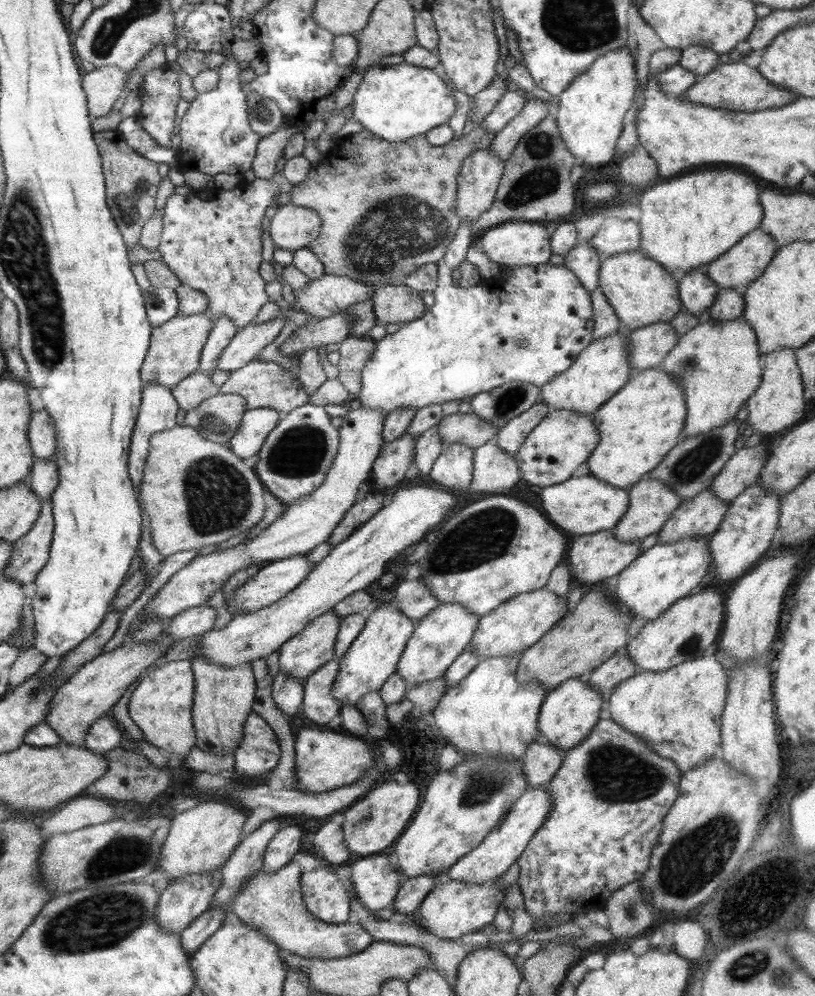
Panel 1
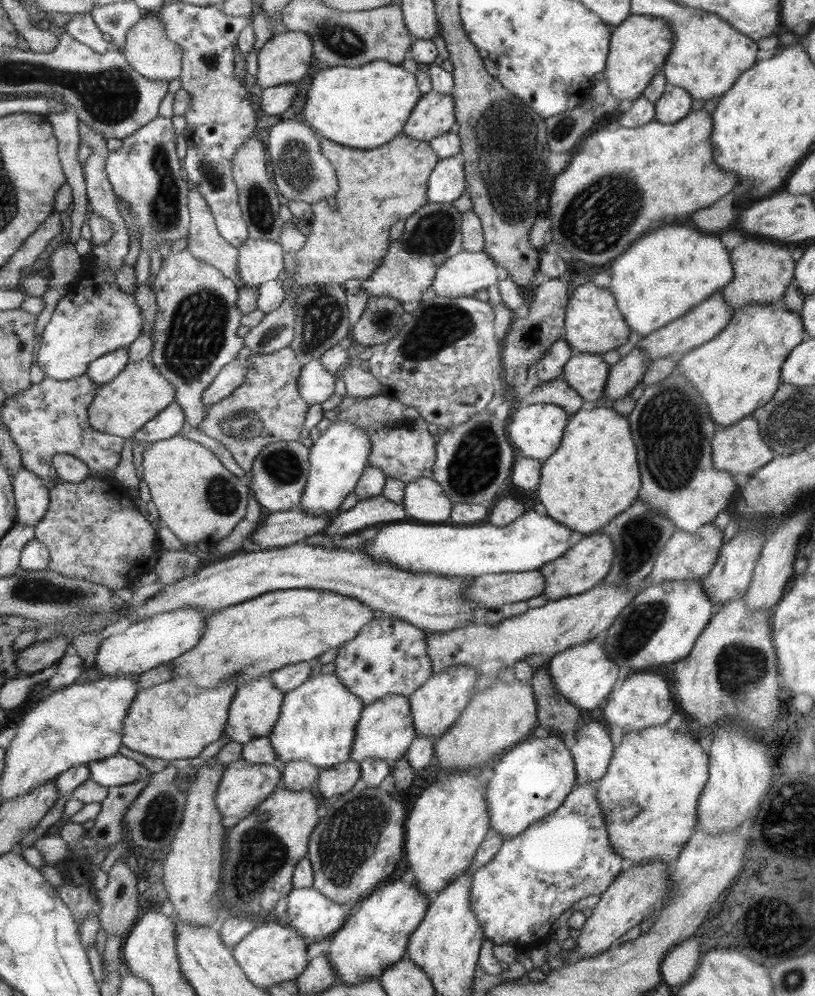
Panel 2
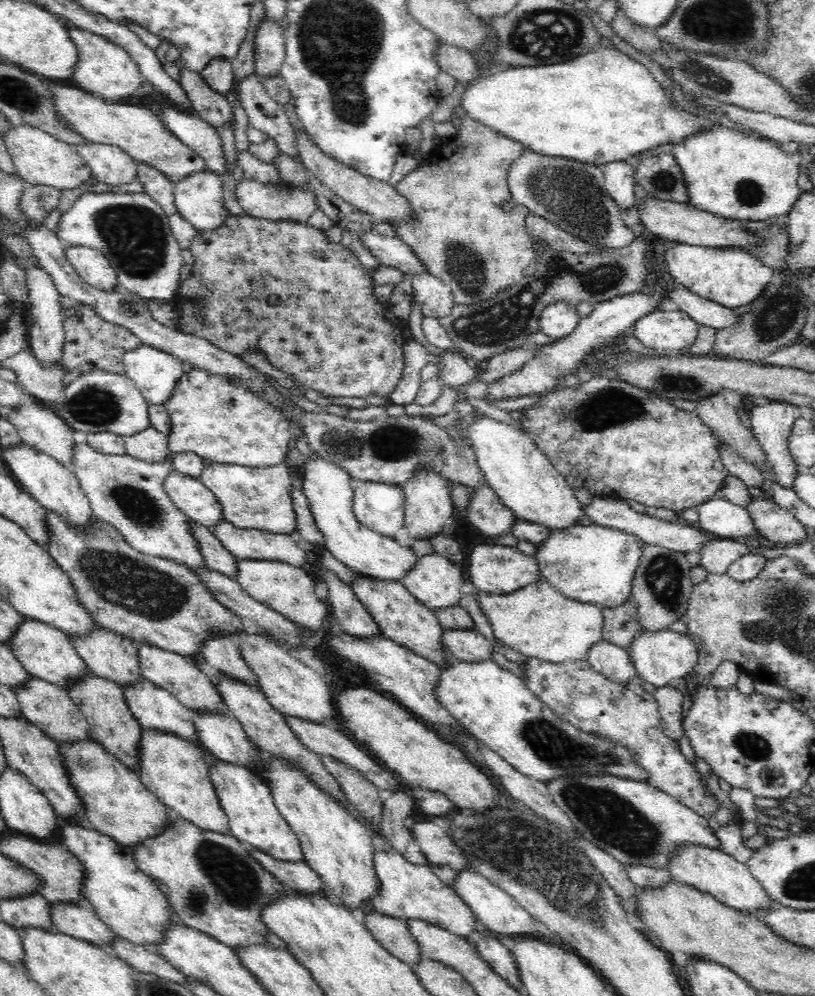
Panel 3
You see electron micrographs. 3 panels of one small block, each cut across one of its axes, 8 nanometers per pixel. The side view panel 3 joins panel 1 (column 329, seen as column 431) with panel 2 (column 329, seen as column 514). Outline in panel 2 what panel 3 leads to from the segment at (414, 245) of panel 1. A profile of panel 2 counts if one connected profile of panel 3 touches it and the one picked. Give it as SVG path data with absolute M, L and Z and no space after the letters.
M318 134L318 143L322 156L326 156L334 168L336 180L338 180L338 192L335 200L336 210L332 210L326 201L312 203L312 231L306 236L306 245L295 252L296 268L292 273L286 273L284 280L288 282L288 293L283 303L274 312L264 315L258 326L251 328L243 337L246 348L252 353L270 354L277 350L286 348L292 342L294 336L295 300L297 294L302 292L302 288L308 288L310 284L338 284L344 286L347 280L356 279L364 282L368 280L377 266L382 262L382 258L389 249L391 238L389 235L391 226L398 220L406 220L414 212L428 203L427 191L428 180L433 168L437 164L439 157L434 154L428 141L418 141L410 139L404 134L396 135L393 140L386 142L383 146L374 149L350 149L346 146L338 146L334 142Z

